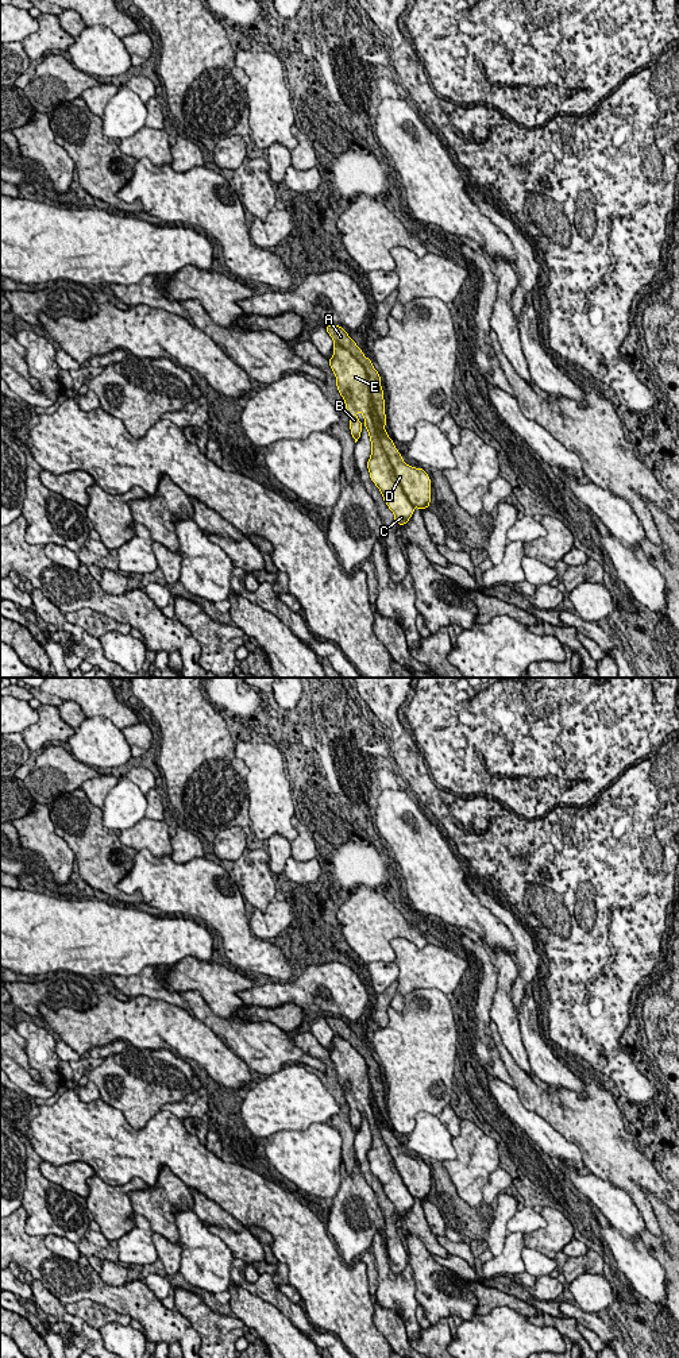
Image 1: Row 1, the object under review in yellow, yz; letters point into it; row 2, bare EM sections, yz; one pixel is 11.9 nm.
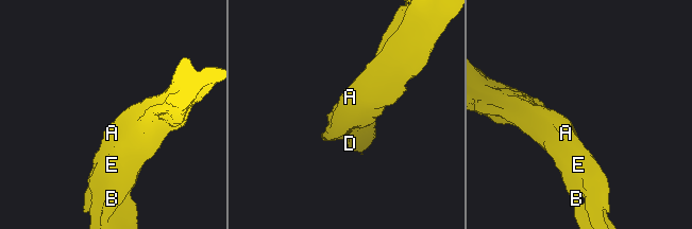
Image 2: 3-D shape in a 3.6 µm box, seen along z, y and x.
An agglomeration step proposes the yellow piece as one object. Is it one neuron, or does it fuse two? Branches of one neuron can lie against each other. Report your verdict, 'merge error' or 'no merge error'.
merge error

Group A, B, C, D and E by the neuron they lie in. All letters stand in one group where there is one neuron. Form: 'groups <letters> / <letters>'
groups A / B C D E

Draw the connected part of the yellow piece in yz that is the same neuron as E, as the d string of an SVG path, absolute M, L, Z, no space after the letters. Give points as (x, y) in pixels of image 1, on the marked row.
M333 344L329 366L336 377L336 386L350 414L350 429L355 443L360 437L359 410L370 435L371 456L367 460L370 478L379 489L383 501L394 513L398 525L405 525L417 506L429 508L431 478L423 468L410 467L402 460L387 432L381 427L367 383L364 367L351 352Z

